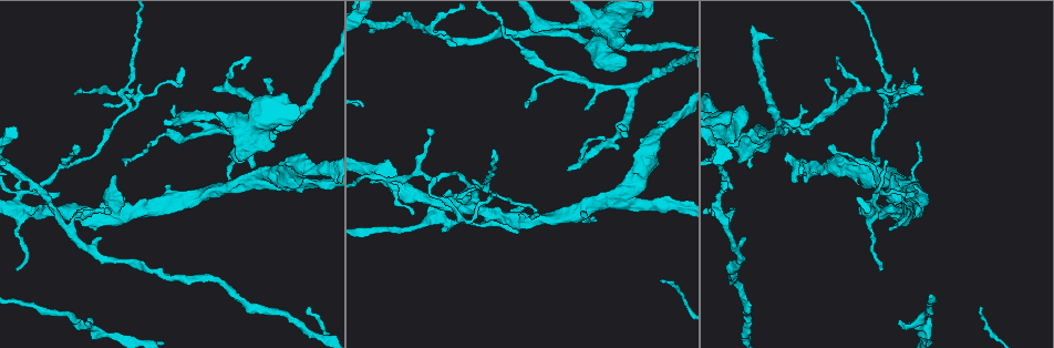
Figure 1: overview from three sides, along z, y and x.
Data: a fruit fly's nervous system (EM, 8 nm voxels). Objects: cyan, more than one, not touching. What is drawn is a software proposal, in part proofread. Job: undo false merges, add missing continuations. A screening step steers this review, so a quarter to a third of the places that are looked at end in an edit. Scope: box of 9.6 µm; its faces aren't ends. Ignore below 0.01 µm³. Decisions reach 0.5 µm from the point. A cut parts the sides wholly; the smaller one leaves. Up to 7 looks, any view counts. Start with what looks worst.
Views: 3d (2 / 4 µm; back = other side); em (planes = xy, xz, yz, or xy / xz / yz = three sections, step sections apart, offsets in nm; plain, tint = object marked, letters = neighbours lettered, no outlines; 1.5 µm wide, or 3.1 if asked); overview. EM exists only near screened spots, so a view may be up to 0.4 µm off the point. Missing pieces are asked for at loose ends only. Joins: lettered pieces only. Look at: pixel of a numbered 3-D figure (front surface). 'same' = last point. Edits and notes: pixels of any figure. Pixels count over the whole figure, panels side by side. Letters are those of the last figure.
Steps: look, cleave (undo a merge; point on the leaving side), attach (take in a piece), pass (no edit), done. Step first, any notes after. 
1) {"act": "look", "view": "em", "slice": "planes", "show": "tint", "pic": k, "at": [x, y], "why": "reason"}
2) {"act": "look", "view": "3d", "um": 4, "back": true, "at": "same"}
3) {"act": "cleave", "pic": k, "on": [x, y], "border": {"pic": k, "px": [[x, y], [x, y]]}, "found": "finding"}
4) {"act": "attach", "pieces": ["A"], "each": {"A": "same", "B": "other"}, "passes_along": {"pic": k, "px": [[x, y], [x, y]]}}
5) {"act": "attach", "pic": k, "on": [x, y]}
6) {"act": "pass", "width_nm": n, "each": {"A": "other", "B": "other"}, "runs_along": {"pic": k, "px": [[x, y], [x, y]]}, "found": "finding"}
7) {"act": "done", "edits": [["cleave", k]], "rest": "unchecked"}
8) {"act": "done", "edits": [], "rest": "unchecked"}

{"act": "look", "view": "em", "slice": "xy", "step": 4, "show": "tint", "pic": 1, "at": [90, 317], "why": "three-way junction"}

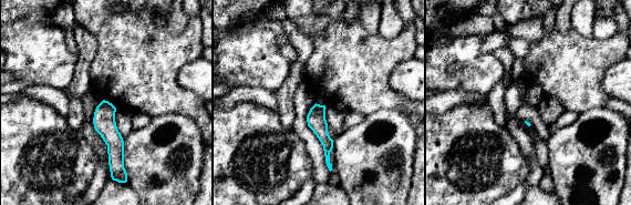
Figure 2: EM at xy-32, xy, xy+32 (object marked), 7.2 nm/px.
{"act": "look", "view": "em", "slice": "xy", "step": 4, "show": "letters", "at": "same", "why": "see the neighbours"}

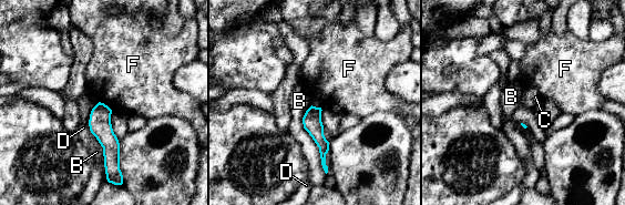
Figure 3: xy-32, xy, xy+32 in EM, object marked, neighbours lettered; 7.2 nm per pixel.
{"act": "pass", "each": {"B": "other", "C": "other", "D": "other", "F": "other"}, "runs_along": {"pic": 3, "px": [[100, 105], [113, 167]]}, "found": "none of them fits"}

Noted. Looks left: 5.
{"act": "look", "view": "3d", "um": 4, "pic": 1, "at": [870, 88], "why": "free end"}

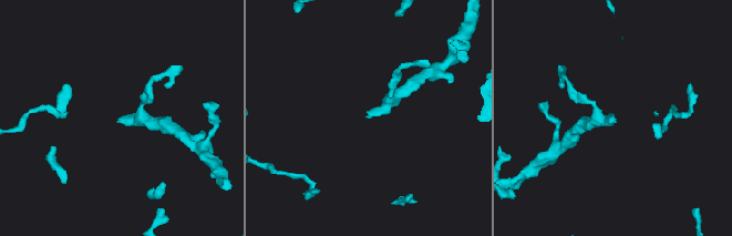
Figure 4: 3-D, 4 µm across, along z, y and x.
{"act": "look", "view": "em", "slice": "xy", "step": 8, "show": "letters", "pic": 4, "at": [368, 118], "why": "now the EM"}

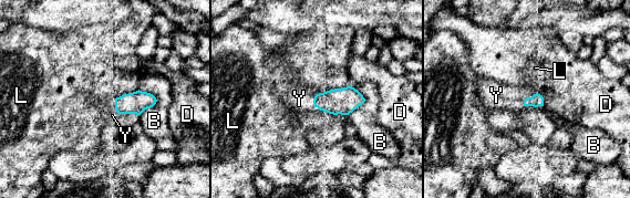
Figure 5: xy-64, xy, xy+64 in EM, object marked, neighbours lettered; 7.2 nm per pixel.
{"act": "attach", "pieces": ["Y"], "each": {"B": "other", "D": "other", "L": "other", "Y": "same"}, "found": "it goes on there"}

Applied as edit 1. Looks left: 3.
{"act": "look", "view": "overview"}

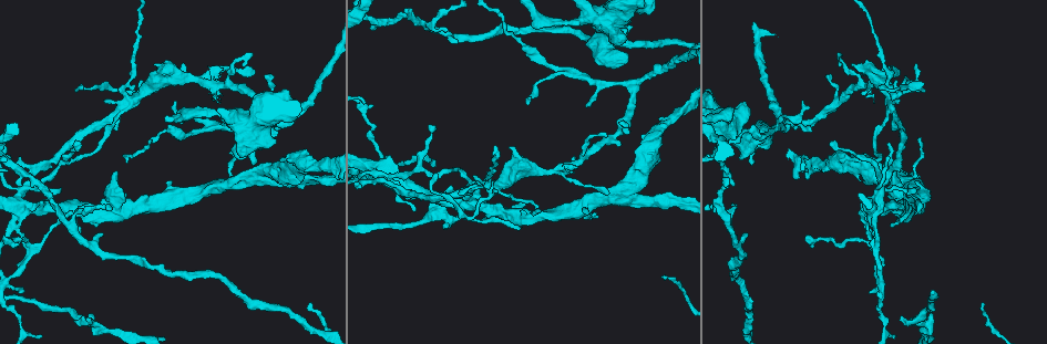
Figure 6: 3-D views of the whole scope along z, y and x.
{"act": "look", "view": "3d", "um": 2, "back": true, "pic": 6, "at": [751, 163], "why": "thick end"}

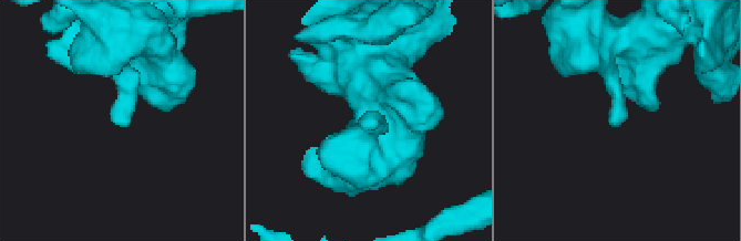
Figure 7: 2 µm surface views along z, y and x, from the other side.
{"act": "look", "view": "em", "slice": "planes", "show": "letters", "pic": 7, "at": [113, 124]}

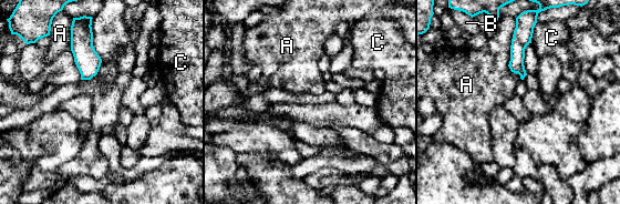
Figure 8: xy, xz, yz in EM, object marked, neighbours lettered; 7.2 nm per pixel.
{"act": "pass", "each": {"A": "other", "B": "other", "C": "other"}, "found": "none of them fits"}

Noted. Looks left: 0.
{"act": "done", "edits": [["attach", 5]], "rest": "unchecked"}

